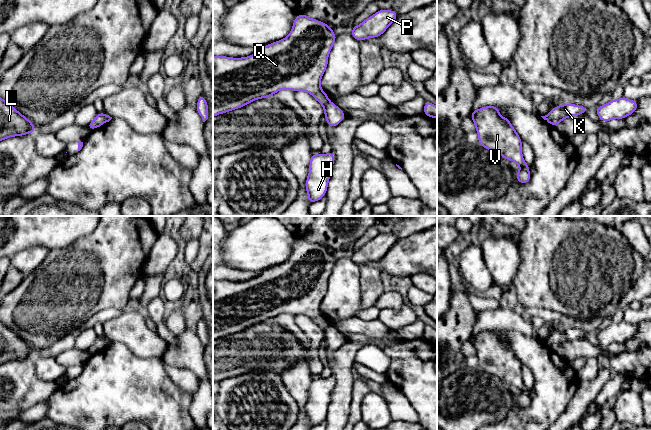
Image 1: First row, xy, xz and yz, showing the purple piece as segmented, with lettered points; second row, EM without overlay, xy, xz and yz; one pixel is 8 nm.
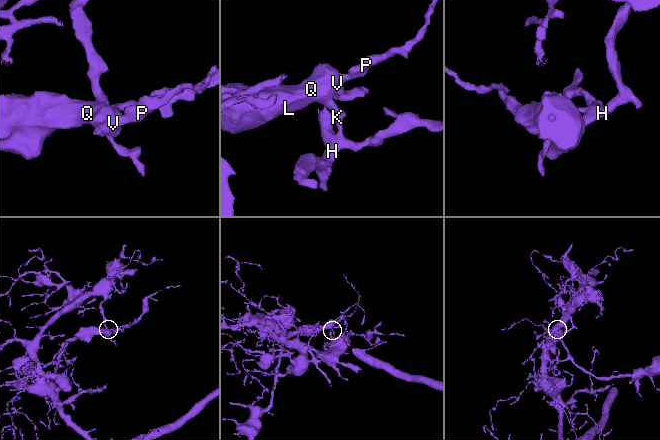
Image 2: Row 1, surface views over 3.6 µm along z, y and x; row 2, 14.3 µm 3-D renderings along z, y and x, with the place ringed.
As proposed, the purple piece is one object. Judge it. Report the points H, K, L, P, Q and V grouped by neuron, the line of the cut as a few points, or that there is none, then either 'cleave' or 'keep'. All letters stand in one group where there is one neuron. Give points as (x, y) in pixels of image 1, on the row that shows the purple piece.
H K / L P Q V; cut in xz along (329, 102), (323, 106); cleave

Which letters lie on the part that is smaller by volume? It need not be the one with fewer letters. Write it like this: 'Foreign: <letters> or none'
Foreign: L, P, Q, V

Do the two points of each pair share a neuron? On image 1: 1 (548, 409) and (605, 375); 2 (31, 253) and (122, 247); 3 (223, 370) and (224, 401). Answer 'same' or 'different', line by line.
1: different
2: different
3: different

